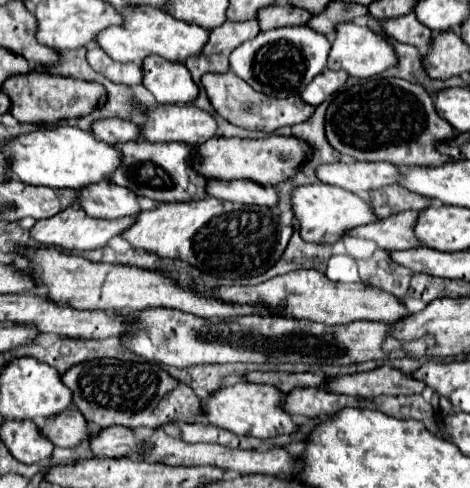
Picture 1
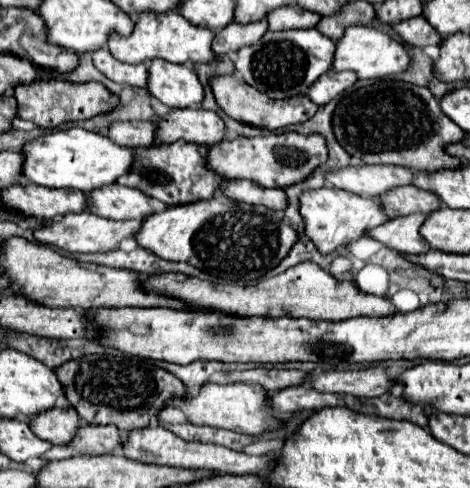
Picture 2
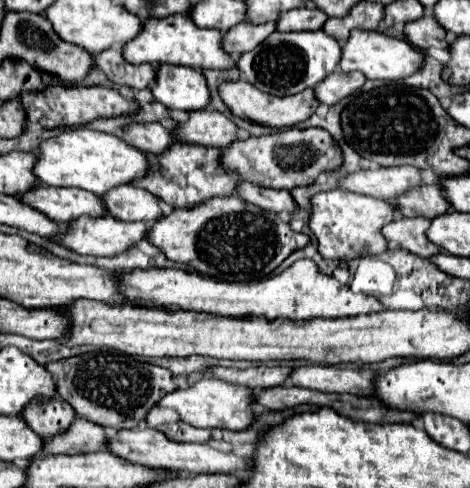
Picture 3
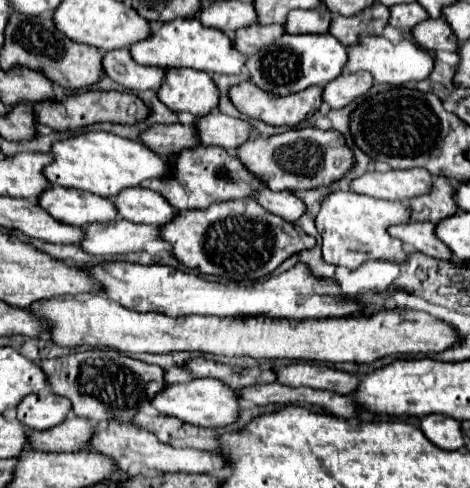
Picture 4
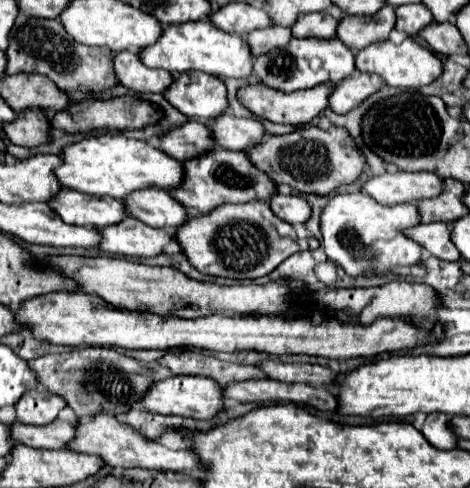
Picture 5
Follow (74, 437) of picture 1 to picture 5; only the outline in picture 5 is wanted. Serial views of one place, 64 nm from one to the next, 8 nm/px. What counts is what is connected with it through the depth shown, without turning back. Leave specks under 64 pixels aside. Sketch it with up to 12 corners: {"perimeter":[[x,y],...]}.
{"perimeter":[[34,388],[16,402],[22,424],[50,424],[66,406]]}

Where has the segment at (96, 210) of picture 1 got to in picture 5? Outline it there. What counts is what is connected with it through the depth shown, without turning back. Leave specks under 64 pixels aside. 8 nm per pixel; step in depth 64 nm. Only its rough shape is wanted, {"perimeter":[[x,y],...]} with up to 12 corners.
{"perimeter":[[132,192],[128,214],[148,226],[176,230],[190,220],[170,192]]}

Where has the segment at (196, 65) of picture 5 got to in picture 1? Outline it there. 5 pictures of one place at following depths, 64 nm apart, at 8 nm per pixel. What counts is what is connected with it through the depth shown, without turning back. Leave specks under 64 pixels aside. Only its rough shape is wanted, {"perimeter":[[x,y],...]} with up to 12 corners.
{"perimeter":[[158,8],[122,10],[100,32],[118,62],[202,56],[208,30]]}

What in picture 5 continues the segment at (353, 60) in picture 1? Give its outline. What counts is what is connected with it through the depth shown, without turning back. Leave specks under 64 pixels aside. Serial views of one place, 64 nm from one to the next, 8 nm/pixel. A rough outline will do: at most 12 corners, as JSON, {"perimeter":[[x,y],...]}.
{"perimeter":[[414,38],[358,50],[356,68],[422,88],[444,64]]}

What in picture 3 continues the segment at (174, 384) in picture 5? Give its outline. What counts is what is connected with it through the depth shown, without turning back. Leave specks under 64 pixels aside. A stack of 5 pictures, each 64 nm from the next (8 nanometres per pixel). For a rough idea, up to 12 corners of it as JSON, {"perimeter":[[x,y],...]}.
{"perimeter":[[216,378],[160,400],[196,428],[244,430],[252,390]]}

